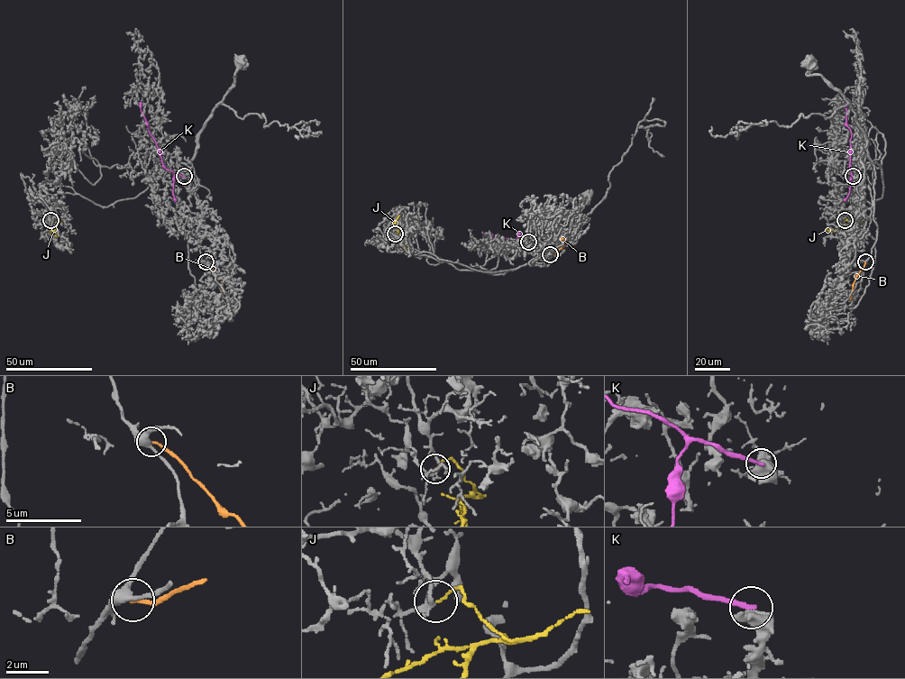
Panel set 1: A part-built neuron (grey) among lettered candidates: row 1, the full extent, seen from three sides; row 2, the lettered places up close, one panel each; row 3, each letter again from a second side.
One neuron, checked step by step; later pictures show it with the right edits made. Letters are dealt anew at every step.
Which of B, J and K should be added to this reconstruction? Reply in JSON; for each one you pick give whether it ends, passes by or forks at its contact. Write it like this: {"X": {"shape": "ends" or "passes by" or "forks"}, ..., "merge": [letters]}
{"J": {"shape": "ends"}, "merge": ["J"]}

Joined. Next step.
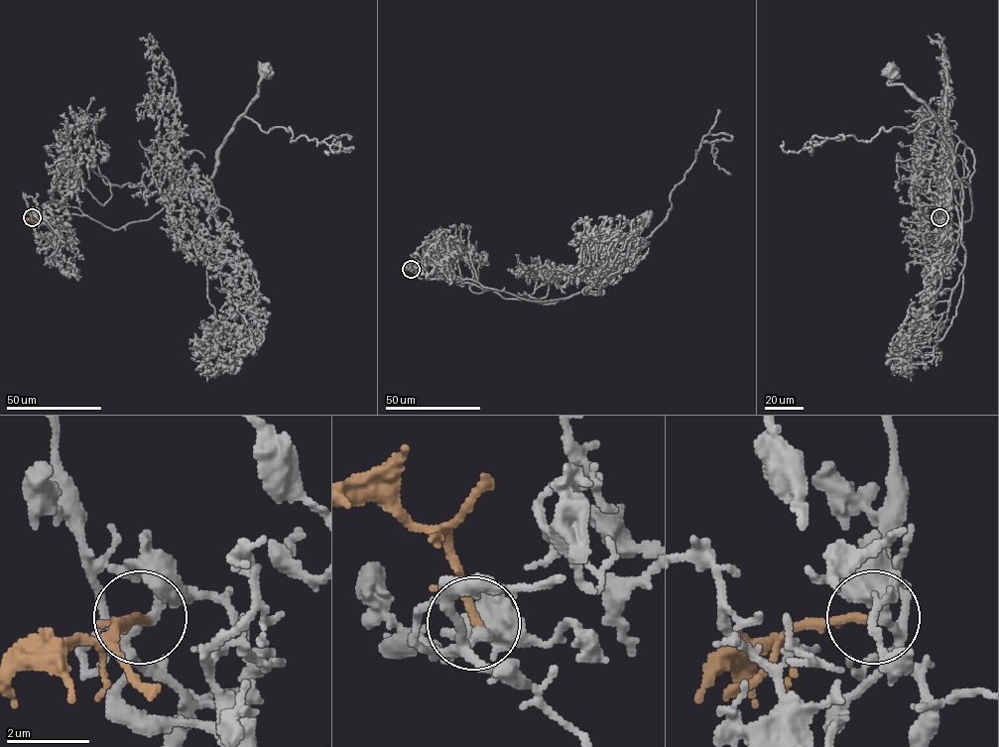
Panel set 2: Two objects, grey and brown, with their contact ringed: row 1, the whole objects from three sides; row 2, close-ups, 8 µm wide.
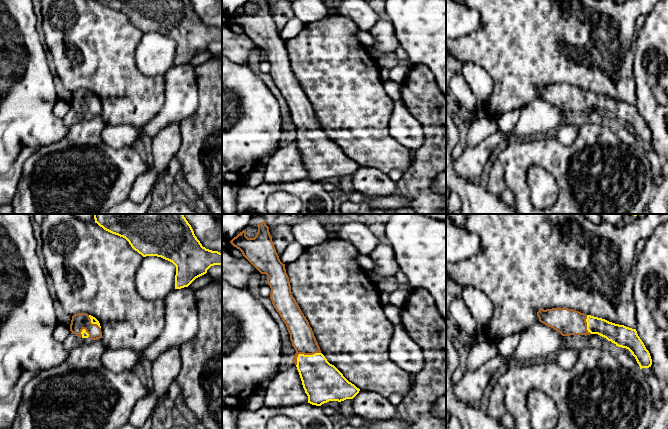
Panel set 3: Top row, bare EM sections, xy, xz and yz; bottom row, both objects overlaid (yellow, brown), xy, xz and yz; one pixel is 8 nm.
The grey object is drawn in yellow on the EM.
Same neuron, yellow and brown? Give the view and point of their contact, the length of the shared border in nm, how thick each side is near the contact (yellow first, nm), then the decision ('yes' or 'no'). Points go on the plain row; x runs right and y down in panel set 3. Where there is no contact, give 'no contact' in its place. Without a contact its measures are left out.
xz (303, 130) | 220 nm | 300/190 nm | yes

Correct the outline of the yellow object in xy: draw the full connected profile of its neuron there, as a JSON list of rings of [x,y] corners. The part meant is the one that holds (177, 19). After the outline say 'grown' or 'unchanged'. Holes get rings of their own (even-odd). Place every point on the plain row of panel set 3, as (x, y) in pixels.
[[[98,0],[125,14],[146,32],[157,32],[176,42],[175,65],[188,63],[214,41],[222,42],[222,29],[202,22],[190,0]]] | unchanged

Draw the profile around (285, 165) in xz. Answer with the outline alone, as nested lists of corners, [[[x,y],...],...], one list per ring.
[[[293,138],[287,147],[277,149],[265,165],[266,183],[282,184],[306,178],[308,178],[308,172]]]

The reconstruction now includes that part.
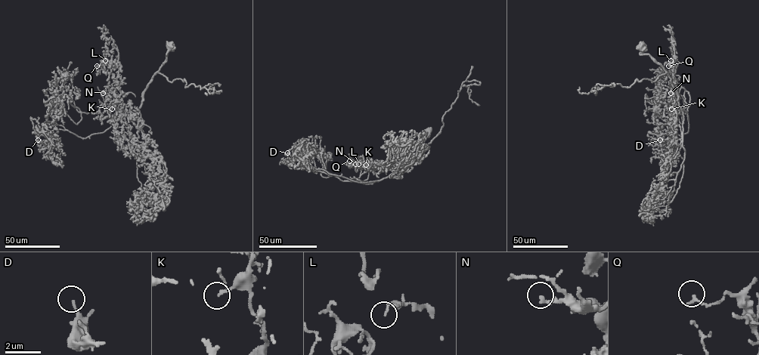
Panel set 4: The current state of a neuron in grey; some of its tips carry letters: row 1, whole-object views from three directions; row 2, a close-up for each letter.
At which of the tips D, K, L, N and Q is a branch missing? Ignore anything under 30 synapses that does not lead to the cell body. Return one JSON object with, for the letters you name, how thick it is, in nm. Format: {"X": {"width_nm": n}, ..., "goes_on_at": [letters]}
{"K": {"width_nm": 170}, "Q": {"width_nm": 150}, "goes_on_at": ["K", "Q"]}

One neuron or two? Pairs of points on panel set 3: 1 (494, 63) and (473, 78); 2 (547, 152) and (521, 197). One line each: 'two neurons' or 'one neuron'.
1: two neurons
2: one neuron

